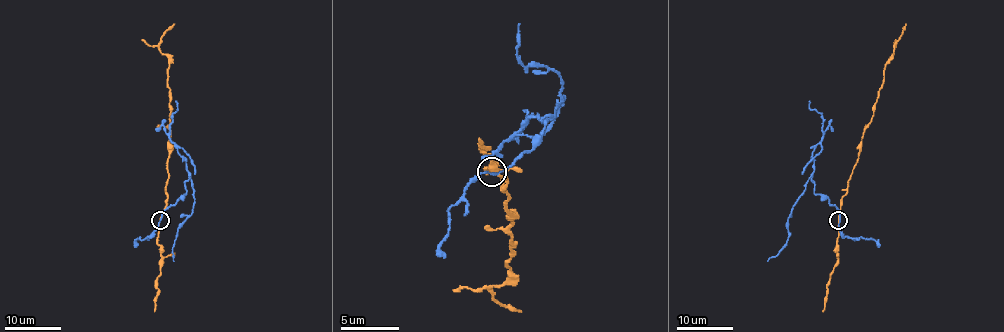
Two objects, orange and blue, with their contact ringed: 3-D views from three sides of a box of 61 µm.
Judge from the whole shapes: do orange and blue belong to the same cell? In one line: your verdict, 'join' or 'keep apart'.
keep apart

